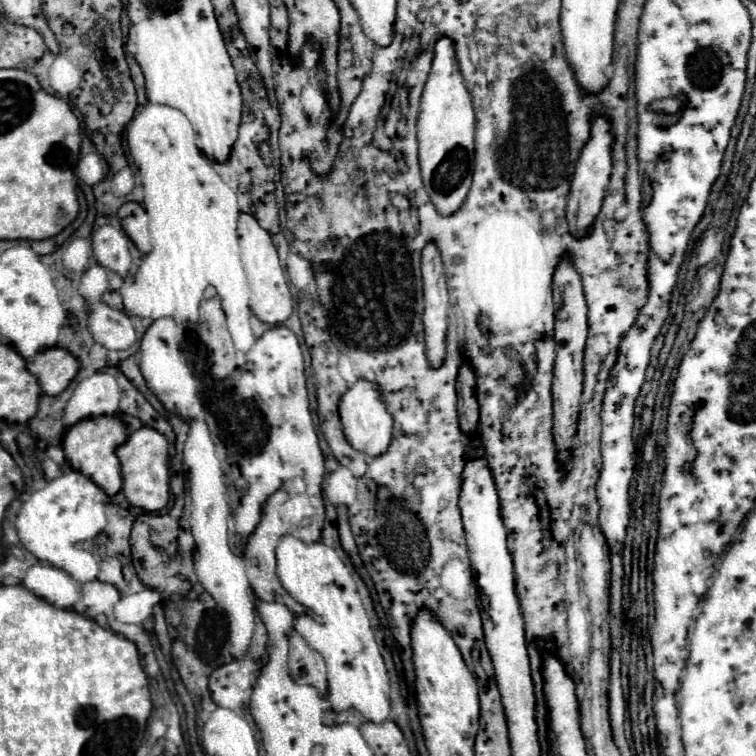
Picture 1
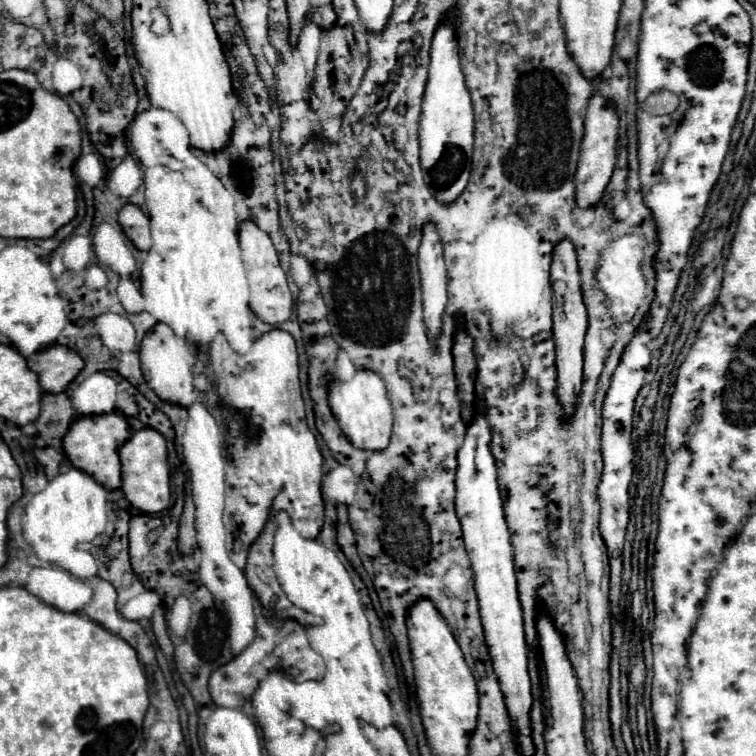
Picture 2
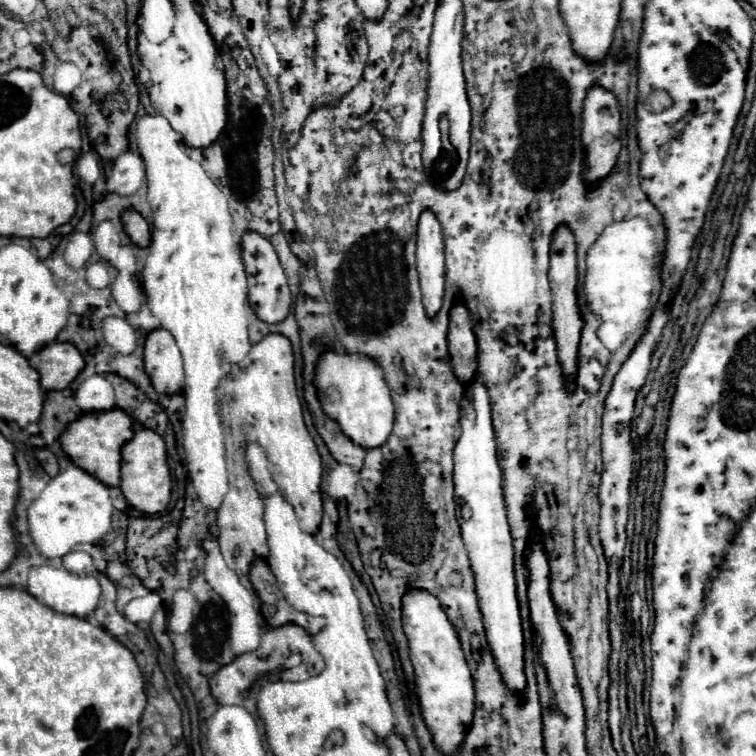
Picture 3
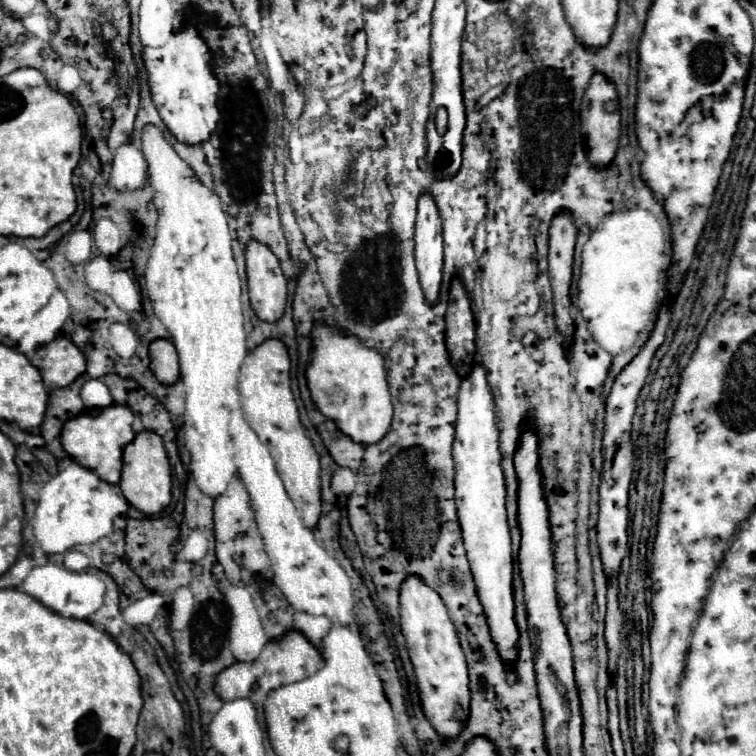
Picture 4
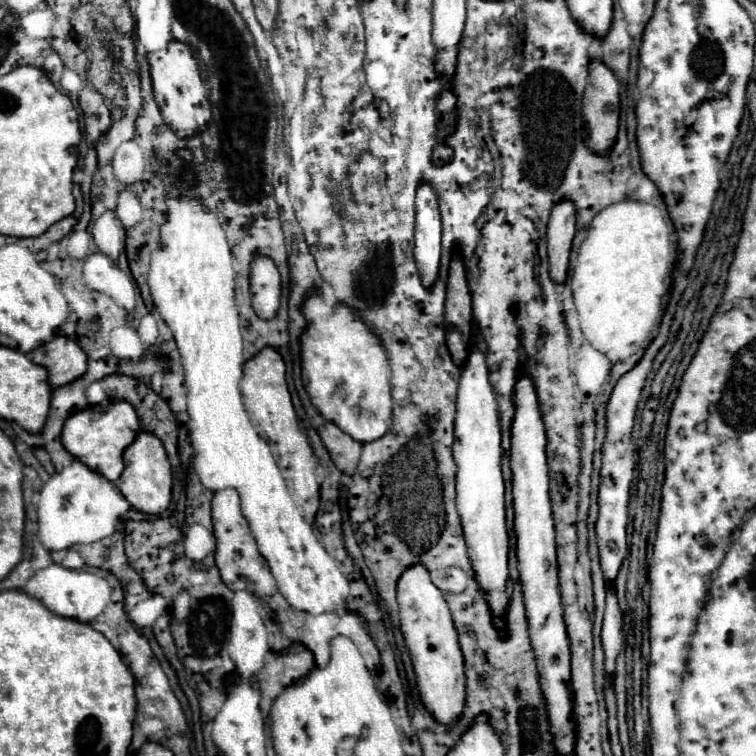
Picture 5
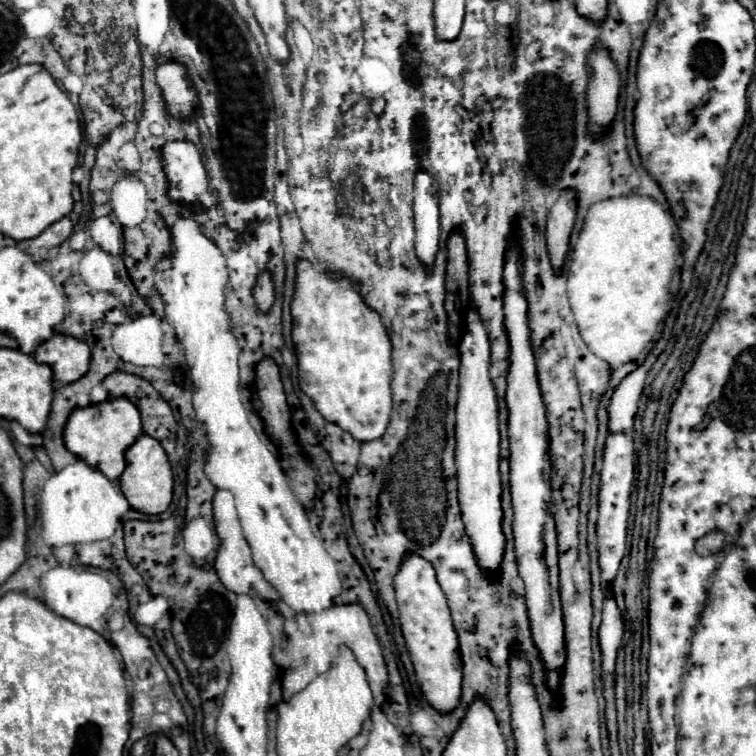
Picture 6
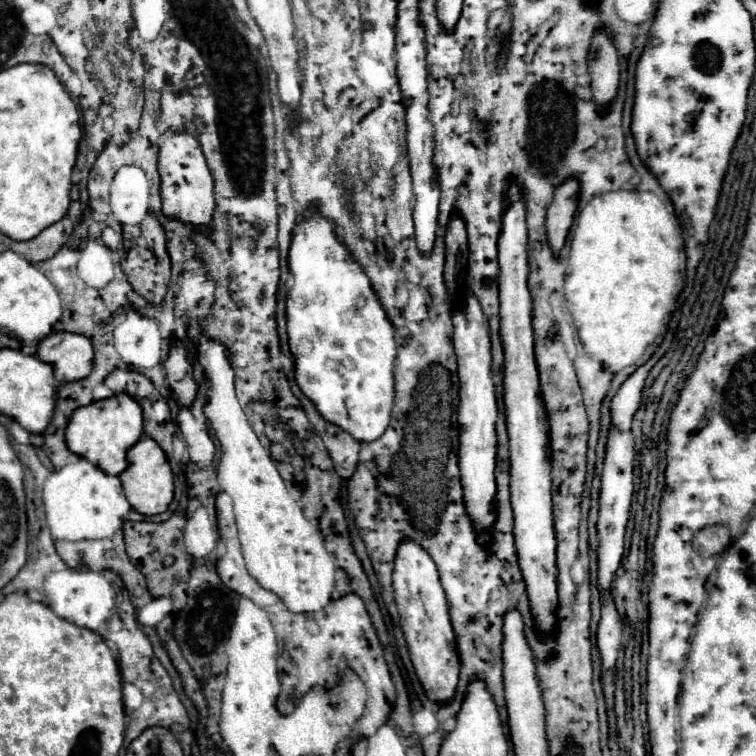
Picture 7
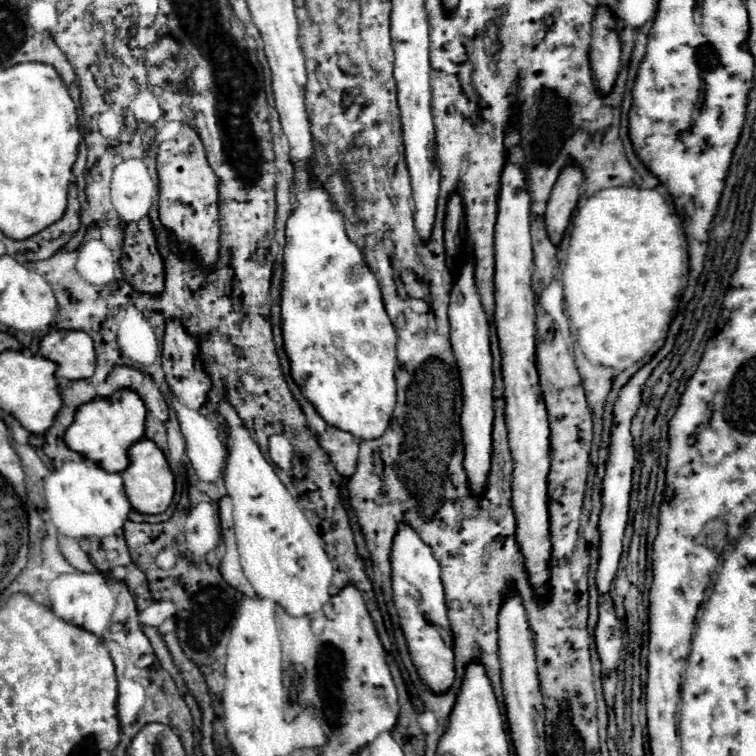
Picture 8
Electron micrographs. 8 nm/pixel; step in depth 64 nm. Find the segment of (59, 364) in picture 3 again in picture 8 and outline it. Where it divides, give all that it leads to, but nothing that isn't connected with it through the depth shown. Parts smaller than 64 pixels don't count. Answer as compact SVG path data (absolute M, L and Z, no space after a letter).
M50 330L40 342L40 354L58 364L58 380L80 380L94 374L94 342L82 330Z

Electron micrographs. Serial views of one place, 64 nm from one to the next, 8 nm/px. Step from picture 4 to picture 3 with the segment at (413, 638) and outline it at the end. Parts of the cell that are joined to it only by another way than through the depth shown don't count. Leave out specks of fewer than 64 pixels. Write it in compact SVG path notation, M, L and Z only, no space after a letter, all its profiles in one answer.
M408 588L404 594L402 628L408 638L424 722L432 732L436 748L444 754L454 754L474 716L474 684L456 630L452 628L438 598L422 588Z

